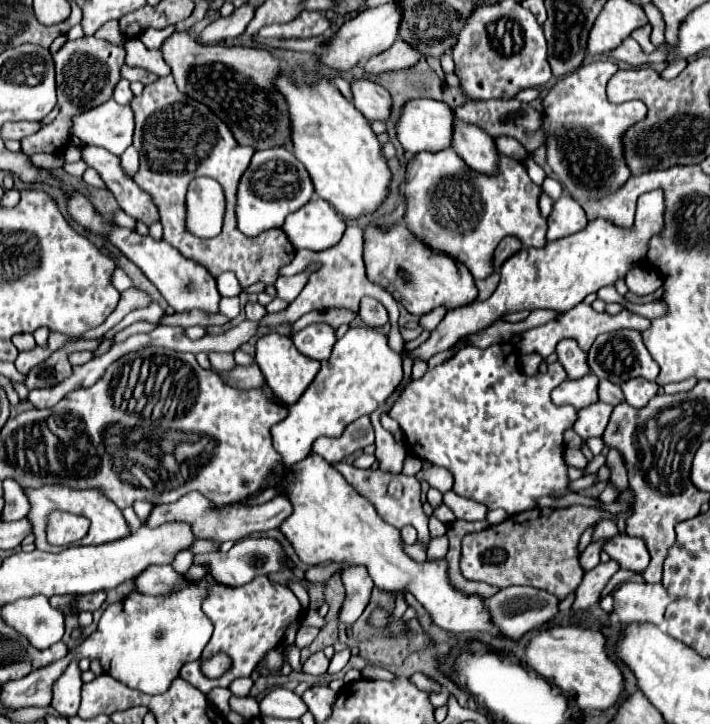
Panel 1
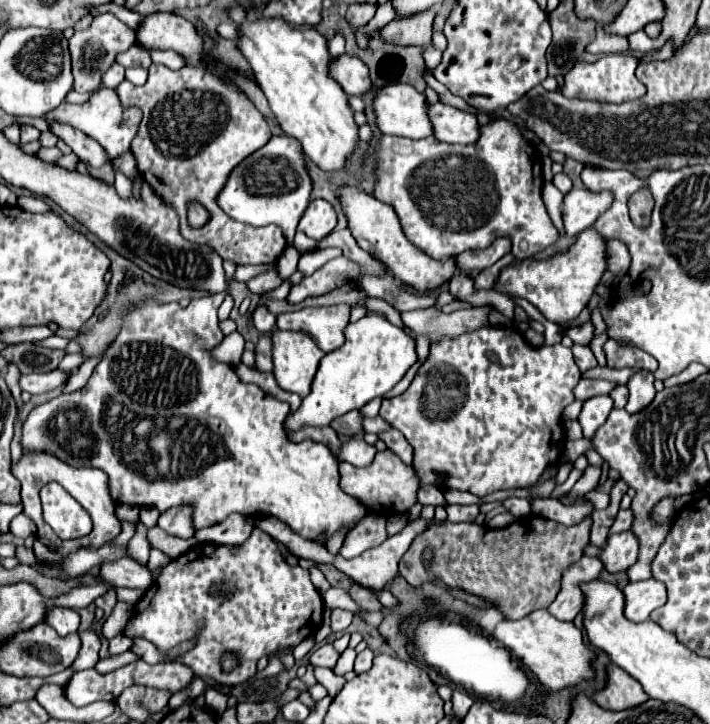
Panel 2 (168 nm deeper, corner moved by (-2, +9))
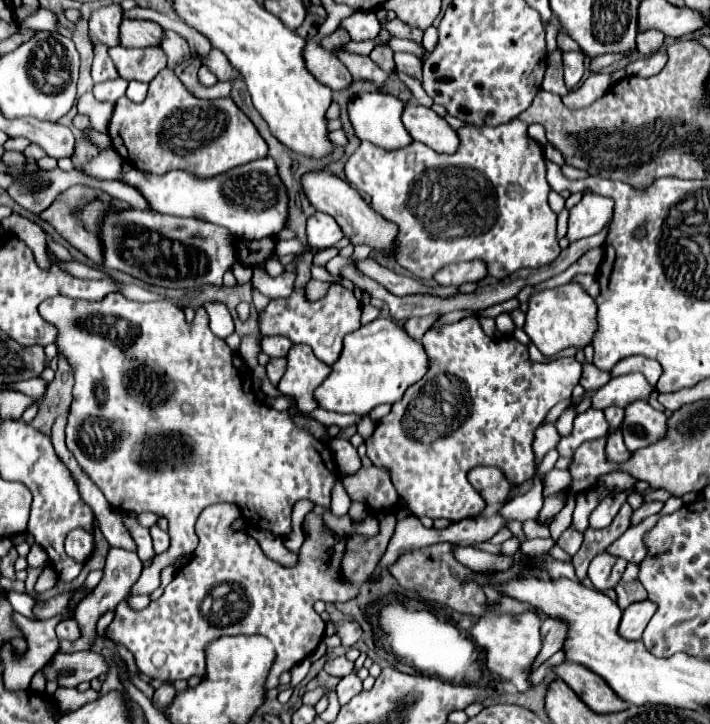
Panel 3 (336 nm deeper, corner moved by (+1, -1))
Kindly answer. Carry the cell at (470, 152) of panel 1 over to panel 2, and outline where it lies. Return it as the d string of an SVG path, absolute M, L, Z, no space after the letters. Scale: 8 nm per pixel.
M433 103L427 105L427 115L431 117L433 135L443 143L471 145L479 137L479 123L467 111L443 103Z

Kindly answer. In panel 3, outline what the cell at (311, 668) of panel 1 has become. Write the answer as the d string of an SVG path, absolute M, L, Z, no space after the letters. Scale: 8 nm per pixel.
M334 657L324 663L324 671L334 677L344 677L354 671L354 663L350 663L346 657Z

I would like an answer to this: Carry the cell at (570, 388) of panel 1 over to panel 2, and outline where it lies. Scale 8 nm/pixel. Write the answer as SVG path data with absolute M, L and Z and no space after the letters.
M581 379L581 381L575 385L573 395L575 395L575 399L587 401L587 399L597 397L597 395L607 395L607 393L611 393L615 387L617 387L617 383L607 381L607 379Z

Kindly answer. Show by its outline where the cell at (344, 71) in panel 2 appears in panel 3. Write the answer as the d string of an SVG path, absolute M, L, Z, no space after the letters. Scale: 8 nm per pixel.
M314 41L306 45L304 59L306 59L308 71L332 91L346 91L354 83L350 71L340 63L340 59L332 51L322 49L322 45Z

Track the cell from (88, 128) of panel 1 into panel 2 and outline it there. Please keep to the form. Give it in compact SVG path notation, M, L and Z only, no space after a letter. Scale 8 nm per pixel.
M101 87L87 103L83 105L71 105L71 103L63 103L59 109L51 111L47 115L49 119L57 119L57 121L63 121L63 123L69 123L71 127L83 131L85 135L93 137L109 155L109 159L117 159L119 155L127 153L129 151L129 143L131 139L135 137L137 133L137 125L139 125L139 109L131 107L131 109L123 109L121 103L119 103L119 97L113 89L107 89L107 87Z

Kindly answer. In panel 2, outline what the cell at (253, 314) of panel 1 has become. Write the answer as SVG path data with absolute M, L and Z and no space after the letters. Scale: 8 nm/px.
M257 307L253 313L253 321L261 333L271 333L275 329L275 315L267 307Z

